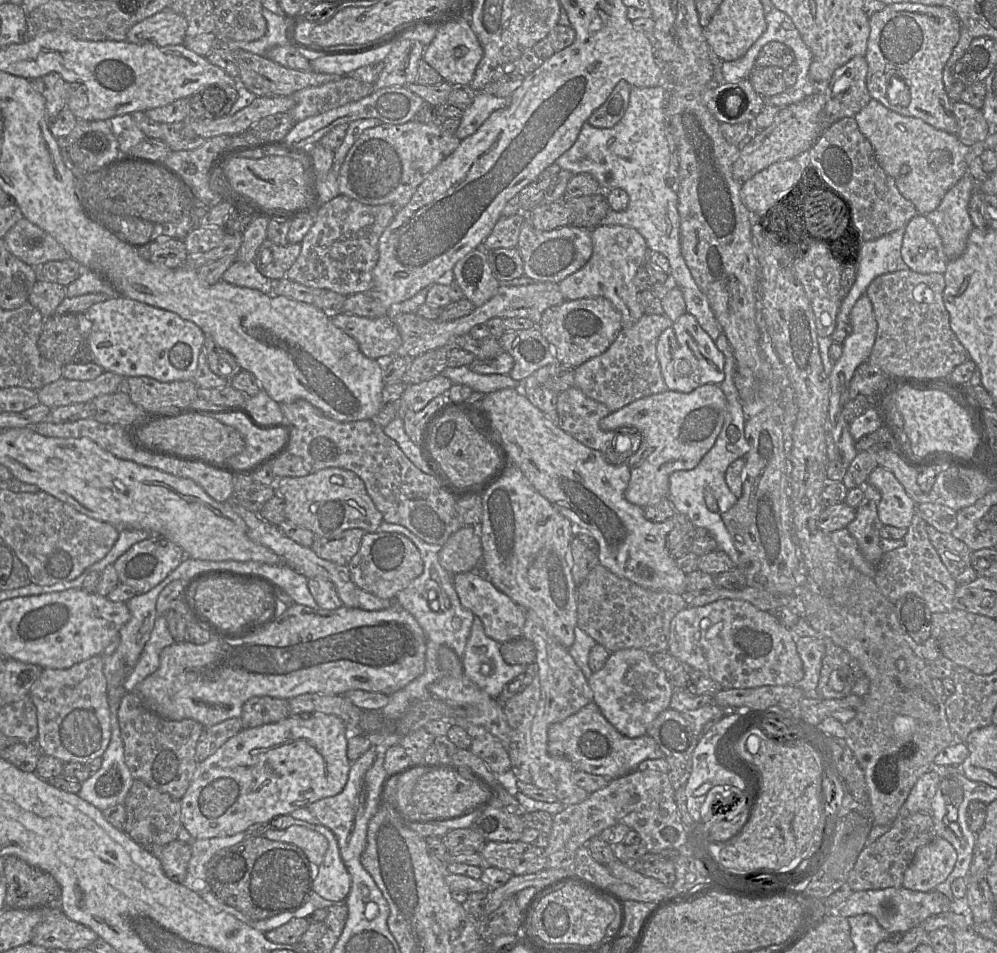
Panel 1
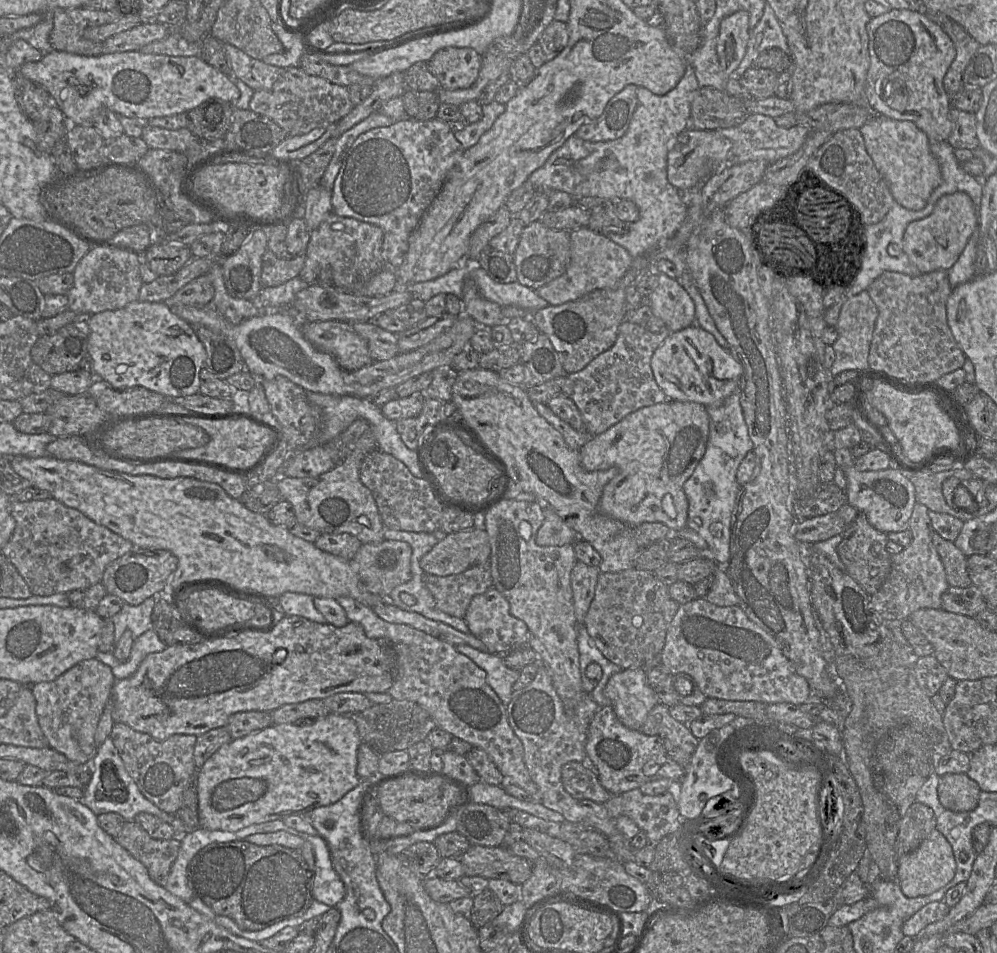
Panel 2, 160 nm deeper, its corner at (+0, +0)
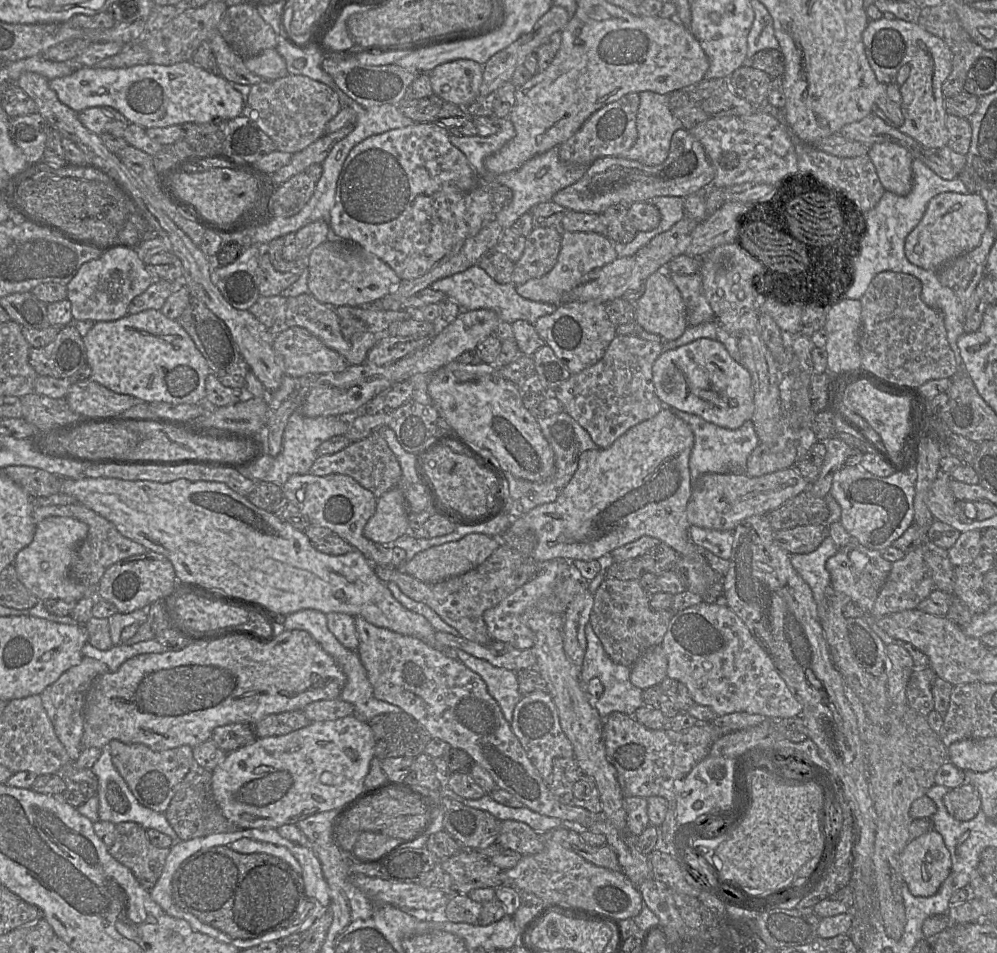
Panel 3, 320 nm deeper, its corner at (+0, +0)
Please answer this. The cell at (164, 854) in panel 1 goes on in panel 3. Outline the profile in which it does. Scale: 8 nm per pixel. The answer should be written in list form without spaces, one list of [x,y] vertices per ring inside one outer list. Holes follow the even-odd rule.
[[[120,822],[115,830],[110,855],[130,869],[139,884],[150,891],[162,874],[170,848],[159,848],[152,844],[147,830],[135,822]]]

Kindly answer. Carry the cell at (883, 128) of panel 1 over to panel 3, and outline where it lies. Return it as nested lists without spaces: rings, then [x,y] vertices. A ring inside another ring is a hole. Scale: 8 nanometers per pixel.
[[[875,143],[868,156],[886,191],[905,196],[912,189],[912,154],[904,147],[891,143]]]

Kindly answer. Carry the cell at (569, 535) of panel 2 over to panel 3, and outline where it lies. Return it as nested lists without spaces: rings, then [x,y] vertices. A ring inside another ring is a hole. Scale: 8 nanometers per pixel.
[[[669,407],[645,420],[620,436],[610,447],[586,450],[579,456],[578,467],[559,496],[550,503],[534,507],[528,513],[514,518],[509,530],[522,535],[531,531],[536,536],[532,557],[542,563],[555,558],[568,561],[597,560],[621,546],[643,536],[657,538],[686,559],[700,558],[702,550],[691,540],[686,507],[691,497],[692,479],[689,459],[694,446],[691,428]]]

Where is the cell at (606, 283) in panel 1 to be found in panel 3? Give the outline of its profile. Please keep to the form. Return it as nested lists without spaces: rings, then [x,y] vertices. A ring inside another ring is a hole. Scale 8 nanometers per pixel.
[[[562,232],[561,249],[555,266],[541,278],[516,285],[517,293],[525,299],[553,305],[564,303],[568,294],[589,272],[617,259],[614,242],[607,236],[594,232]]]

